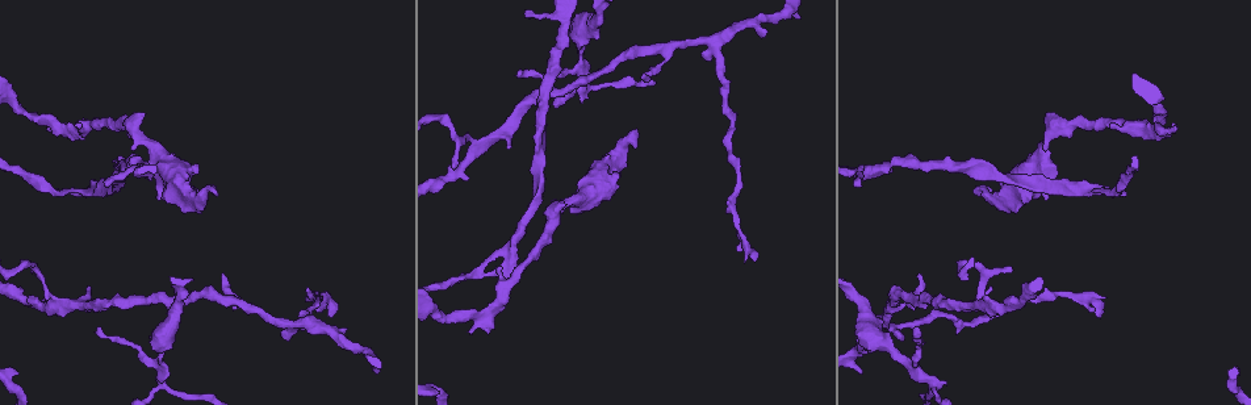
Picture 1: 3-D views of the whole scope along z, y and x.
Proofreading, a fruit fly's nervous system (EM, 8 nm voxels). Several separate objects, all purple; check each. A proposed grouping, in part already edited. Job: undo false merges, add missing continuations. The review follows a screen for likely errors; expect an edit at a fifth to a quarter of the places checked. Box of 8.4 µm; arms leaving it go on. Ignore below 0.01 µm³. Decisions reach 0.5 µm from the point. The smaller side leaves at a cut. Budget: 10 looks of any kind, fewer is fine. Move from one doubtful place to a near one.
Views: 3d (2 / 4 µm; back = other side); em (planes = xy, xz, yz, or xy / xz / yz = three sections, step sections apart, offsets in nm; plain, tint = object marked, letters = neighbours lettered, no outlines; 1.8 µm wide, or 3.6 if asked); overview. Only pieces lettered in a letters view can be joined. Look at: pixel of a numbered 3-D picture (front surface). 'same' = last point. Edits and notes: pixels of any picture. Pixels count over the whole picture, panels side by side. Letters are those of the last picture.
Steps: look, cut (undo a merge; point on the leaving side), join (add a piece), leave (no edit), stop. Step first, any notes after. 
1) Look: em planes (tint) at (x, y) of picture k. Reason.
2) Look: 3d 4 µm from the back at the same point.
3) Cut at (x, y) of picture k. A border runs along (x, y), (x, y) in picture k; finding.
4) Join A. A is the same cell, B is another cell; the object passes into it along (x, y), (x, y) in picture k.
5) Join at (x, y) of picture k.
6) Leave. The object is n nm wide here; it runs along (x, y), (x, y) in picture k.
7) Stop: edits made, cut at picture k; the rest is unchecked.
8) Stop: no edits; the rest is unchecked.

Look: em planes (plain) at (216, 196) of picture 1. Branch stops here.

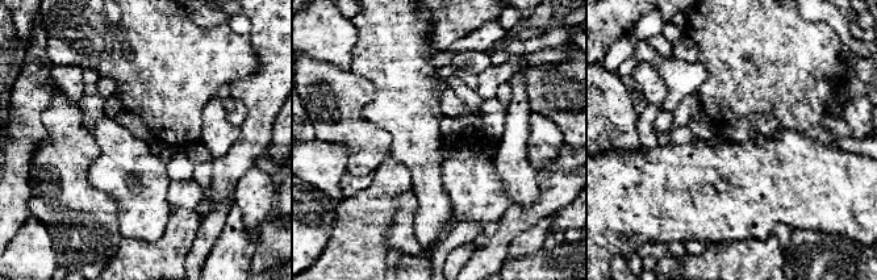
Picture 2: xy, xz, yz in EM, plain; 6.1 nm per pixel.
Look: em planes (letters) at the same point.

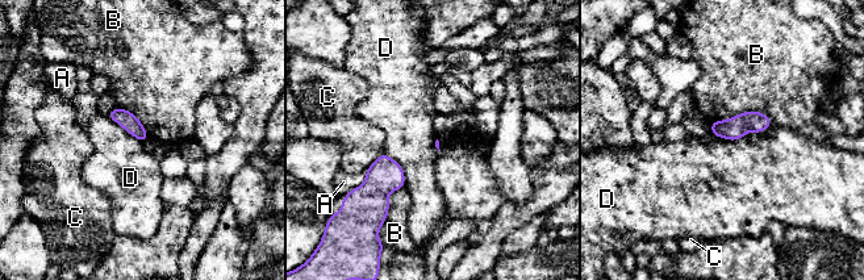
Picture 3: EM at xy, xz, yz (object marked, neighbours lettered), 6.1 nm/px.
Leave. A, B, C and D are other cells; a border runs along (385, 153), (401, 167), (404, 186) in picture 3; no lettered piece goes on from it.

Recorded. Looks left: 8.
Look: em 3.6 µm planes (letters) at (452, 168) of picture 1. Branch stops here.

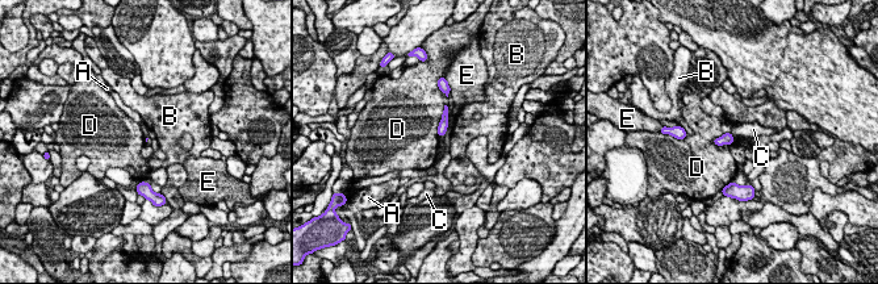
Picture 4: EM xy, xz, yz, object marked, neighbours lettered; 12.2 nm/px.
Leave. A, B, C, D and E are other cells; a border runs along (444, 105), (438, 125), (439, 137) in picture 4; no lettered piece goes on from it.

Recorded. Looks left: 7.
Look: 3d 2 µm at (667, 49) of picture 1. Narrows sharply.

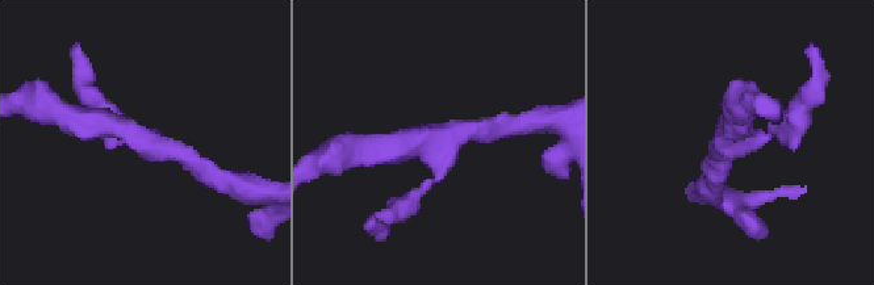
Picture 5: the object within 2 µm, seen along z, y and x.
Look: em planes (letters) at (433, 139) of picture 5. Shape alone is not enough.

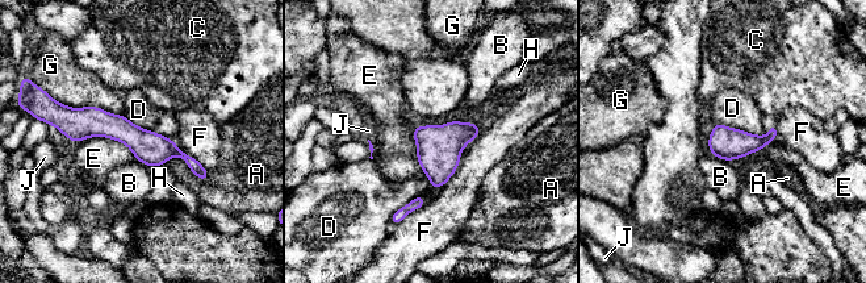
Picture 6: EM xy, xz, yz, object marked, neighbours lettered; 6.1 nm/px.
Leave. The object is 200 nm wide here; A, B, C, D, E, F, G, H and J are other cells; a border runs along (75, 142), (111, 137), (136, 158) in picture 6; continuous, no second cell.

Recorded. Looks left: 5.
Look: 3d 4 µm at (862, 371) of picture 1. Branch stops here.

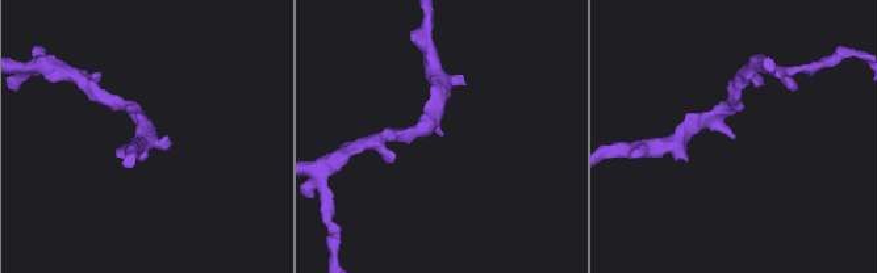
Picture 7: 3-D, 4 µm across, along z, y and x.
Look: em planes (letters) at (733, 137) of picture 7.

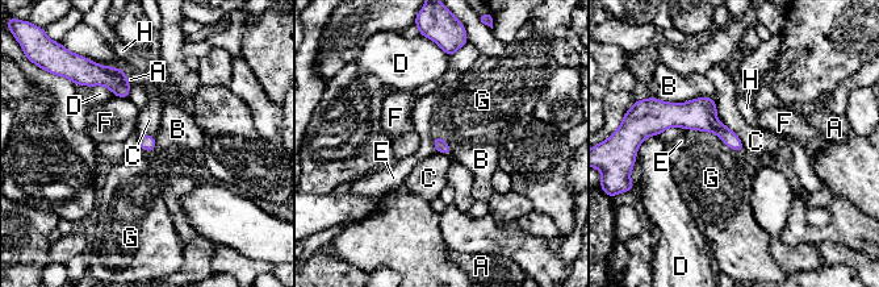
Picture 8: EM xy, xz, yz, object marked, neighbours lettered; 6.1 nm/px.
Leave. A, B, C, D, E, F, G and H are other cells; a border runs along (683, 128), (714, 132), (740, 153) in picture 8; none of them fits.

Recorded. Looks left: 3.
Stop: no edits; the rest is unchecked.

